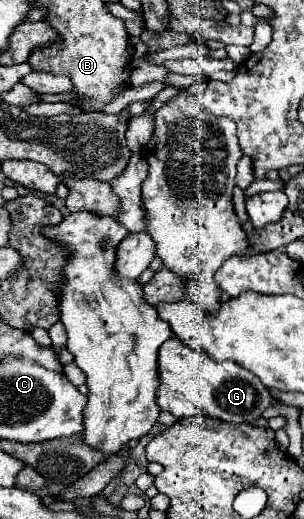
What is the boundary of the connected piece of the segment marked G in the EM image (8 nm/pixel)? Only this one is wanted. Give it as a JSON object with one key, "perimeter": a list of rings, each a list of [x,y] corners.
{"perimeter":[[[170,338],[158,350],[158,406],[176,418],[190,416],[210,416],[232,424],[252,424],[262,418],[264,410],[280,404],[268,390],[262,386],[260,378],[250,374],[246,368],[236,362],[214,362],[204,350],[186,346],[178,338]]]}

